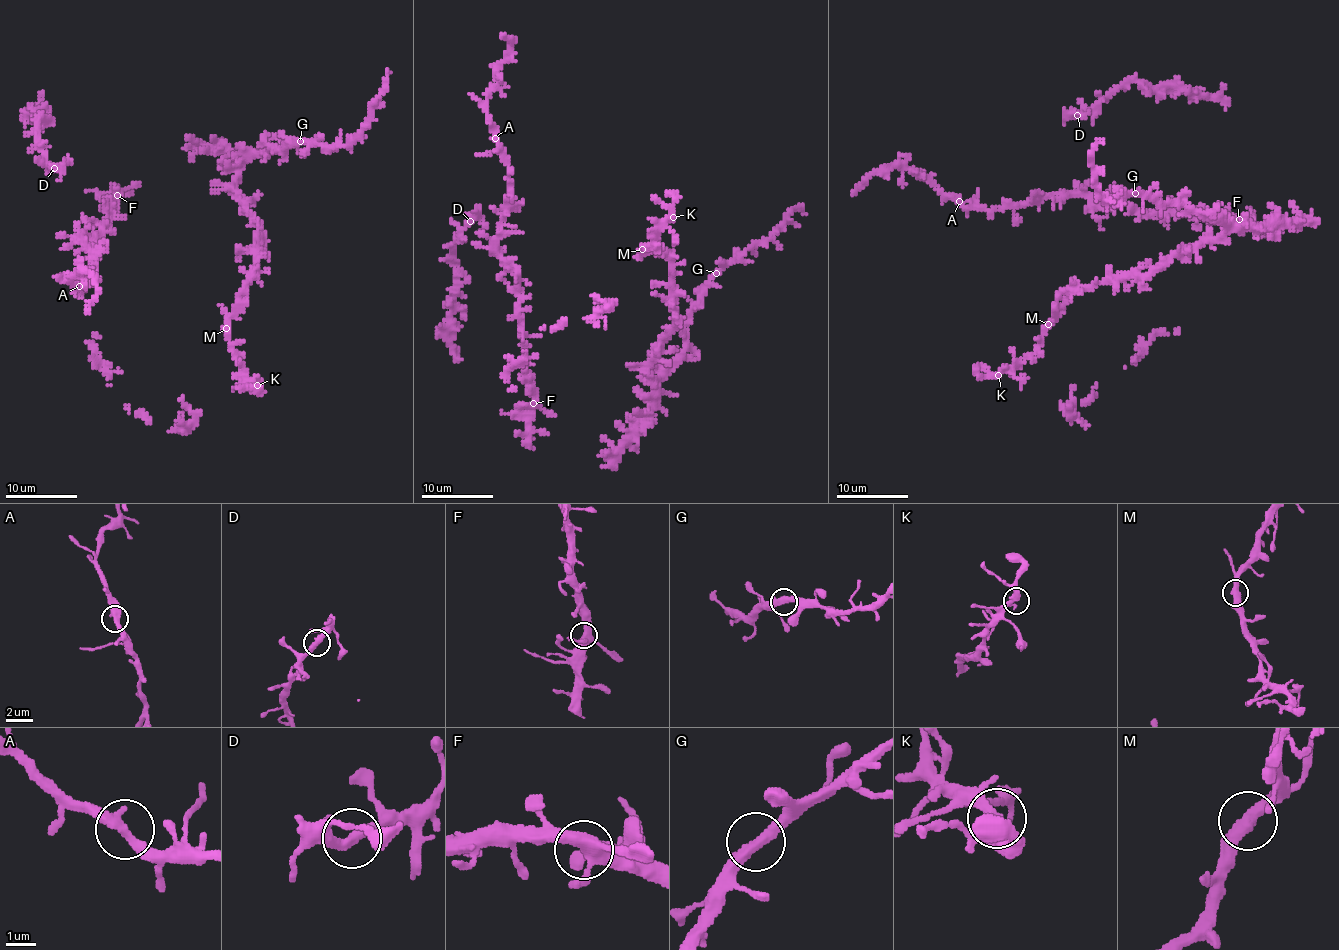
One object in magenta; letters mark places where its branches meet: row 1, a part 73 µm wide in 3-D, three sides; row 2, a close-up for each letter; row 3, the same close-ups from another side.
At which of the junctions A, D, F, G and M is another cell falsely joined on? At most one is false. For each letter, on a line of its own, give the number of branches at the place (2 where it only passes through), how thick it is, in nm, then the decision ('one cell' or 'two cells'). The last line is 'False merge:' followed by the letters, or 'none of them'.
A: 2 branches meet; 400 nm thick; one cell
D: 2 branches meet; 380 nm thick; one cell
F: 4 branches meet; 440 nm thick; one cell
G: 2 branches meet; 400 nm thick; one cell
M: 2 branches meet; 420 nm thick; one cell
False merge: none of them

